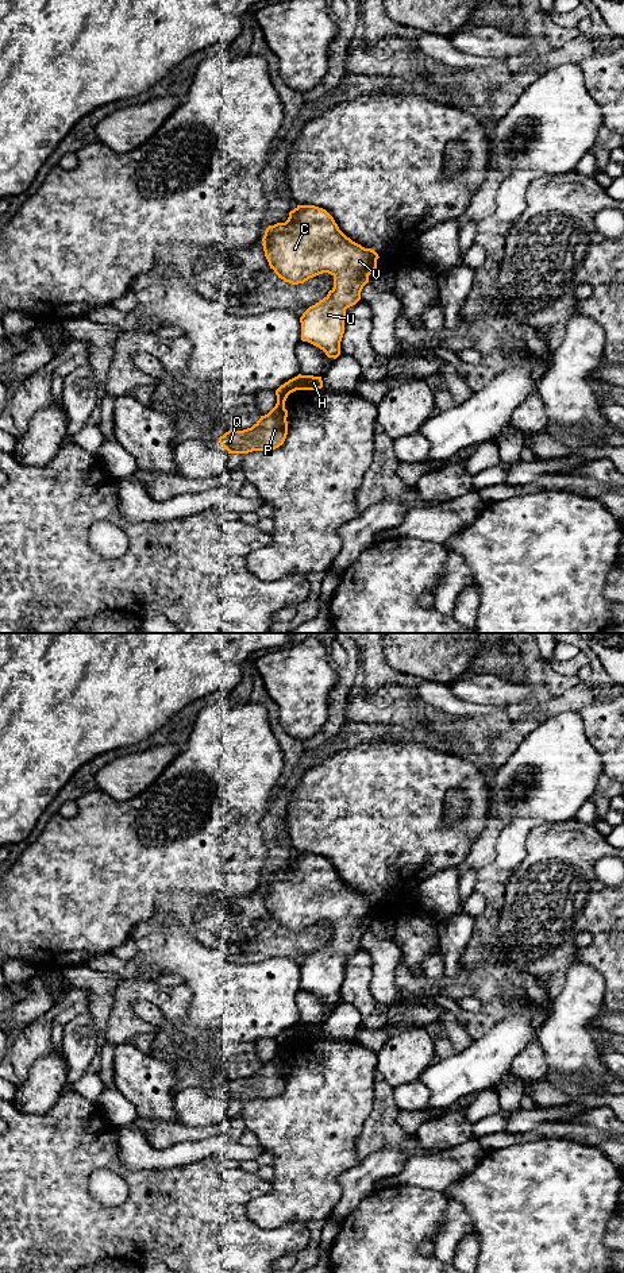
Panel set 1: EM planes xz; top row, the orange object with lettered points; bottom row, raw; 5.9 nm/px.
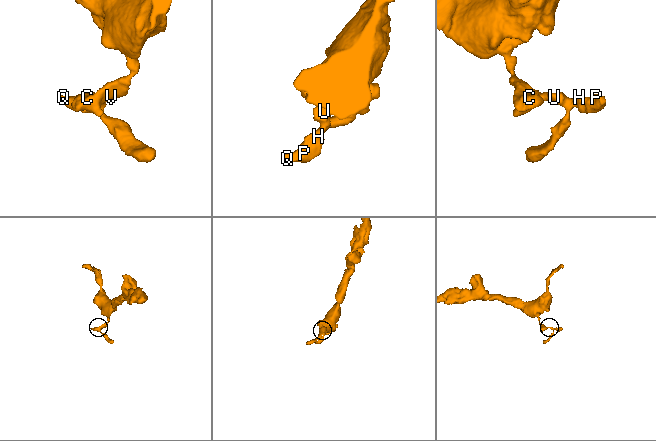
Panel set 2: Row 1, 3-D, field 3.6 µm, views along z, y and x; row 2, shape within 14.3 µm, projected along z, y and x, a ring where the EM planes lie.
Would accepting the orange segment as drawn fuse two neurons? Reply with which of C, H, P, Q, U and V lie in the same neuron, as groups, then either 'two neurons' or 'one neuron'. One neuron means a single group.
C H P Q U V | one neuron

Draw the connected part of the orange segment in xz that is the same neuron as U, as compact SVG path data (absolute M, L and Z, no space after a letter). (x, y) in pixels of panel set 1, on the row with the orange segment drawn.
M297 205L289 212L285 223L266 228L262 242L270 269L285 282L304 283L323 273L334 277L334 288L323 300L303 313L300 323L301 340L319 347L328 358L336 359L340 355L346 309L361 300L361 292L369 282L369 275L377 269L378 254L347 238L334 217L315 205Z

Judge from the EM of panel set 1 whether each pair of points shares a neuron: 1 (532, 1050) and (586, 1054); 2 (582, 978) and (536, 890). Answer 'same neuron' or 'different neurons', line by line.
1: different neurons
2: different neurons

